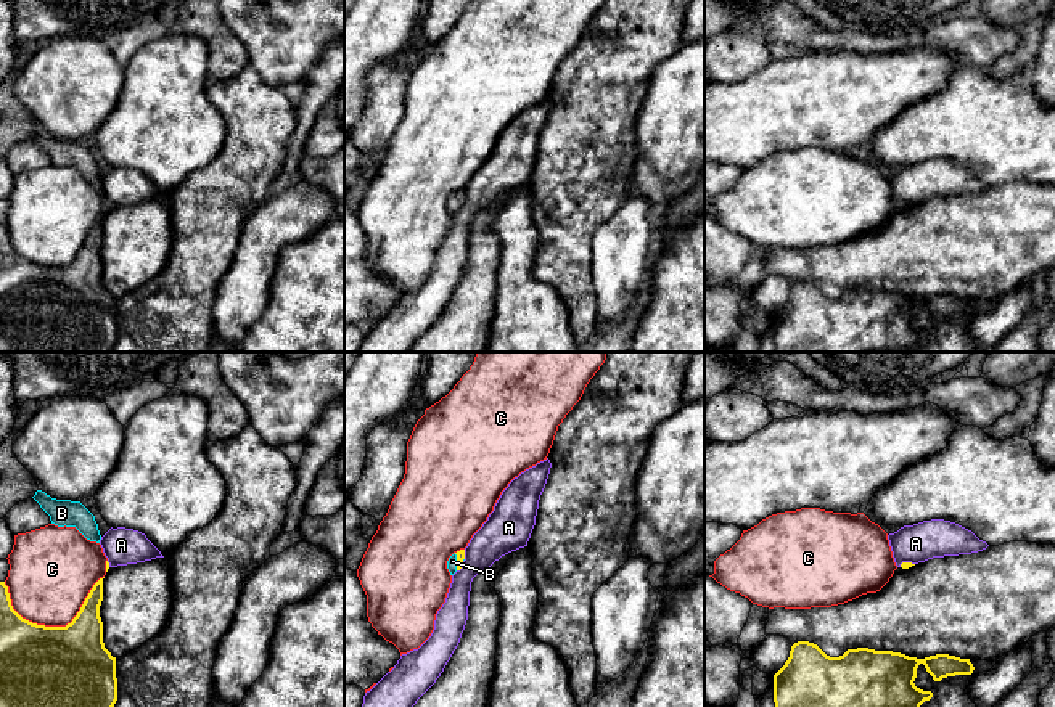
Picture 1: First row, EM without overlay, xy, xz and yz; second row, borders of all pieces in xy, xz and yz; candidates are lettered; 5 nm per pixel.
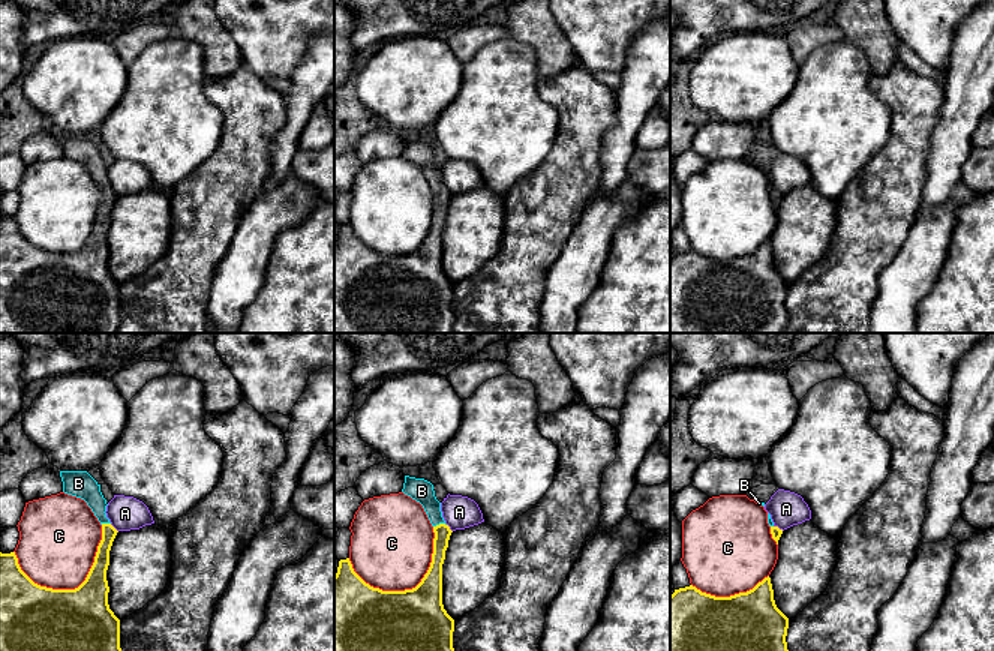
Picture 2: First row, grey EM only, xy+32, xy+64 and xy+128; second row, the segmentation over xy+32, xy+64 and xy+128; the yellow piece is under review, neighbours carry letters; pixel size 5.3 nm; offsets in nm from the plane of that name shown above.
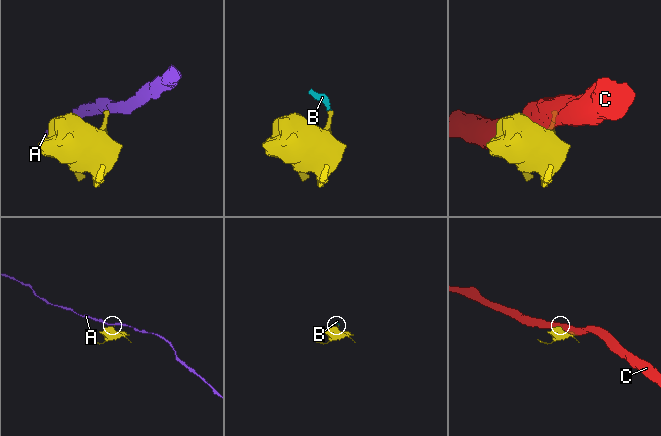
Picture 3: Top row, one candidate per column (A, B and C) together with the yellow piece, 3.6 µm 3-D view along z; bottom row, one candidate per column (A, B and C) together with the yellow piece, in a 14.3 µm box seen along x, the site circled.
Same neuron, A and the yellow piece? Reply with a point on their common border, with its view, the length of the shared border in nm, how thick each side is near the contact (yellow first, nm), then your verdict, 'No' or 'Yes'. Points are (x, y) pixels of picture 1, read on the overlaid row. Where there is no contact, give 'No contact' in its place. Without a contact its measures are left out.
Touches yellow at yz (906, 563). Shared border 80 nm. Thickness 30 nm (yellow) against 190 nm. No

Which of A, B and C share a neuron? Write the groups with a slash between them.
A C / B

